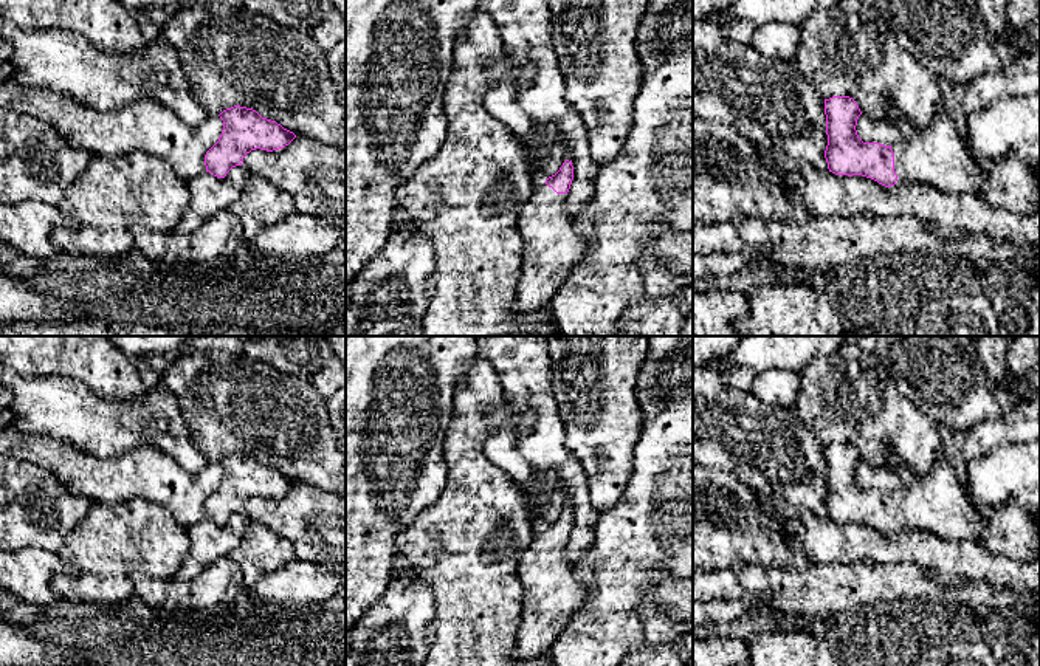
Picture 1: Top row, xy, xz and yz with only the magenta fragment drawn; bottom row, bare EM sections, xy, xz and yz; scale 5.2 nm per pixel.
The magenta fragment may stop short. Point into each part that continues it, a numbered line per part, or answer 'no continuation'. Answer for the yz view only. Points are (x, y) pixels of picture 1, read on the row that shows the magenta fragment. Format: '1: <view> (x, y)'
1: yz (935, 155)

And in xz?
1: xz (554, 245)

